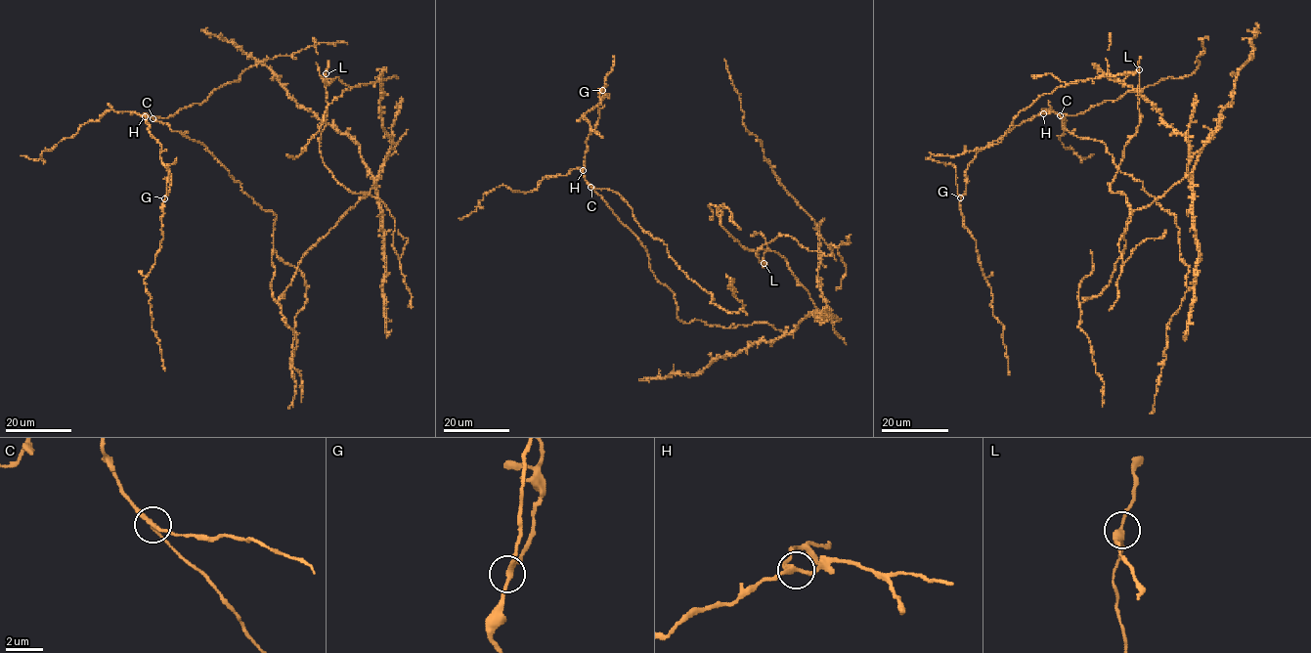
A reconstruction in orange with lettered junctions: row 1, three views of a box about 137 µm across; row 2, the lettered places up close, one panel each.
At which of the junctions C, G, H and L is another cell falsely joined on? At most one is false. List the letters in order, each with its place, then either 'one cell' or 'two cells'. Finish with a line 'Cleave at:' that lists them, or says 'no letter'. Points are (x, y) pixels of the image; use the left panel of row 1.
C: (152, 118) | one cell
G: (164, 198) | one cell
H: (145, 116) | one cell
L: (326, 73) | one cell
Cleave at: no letter

